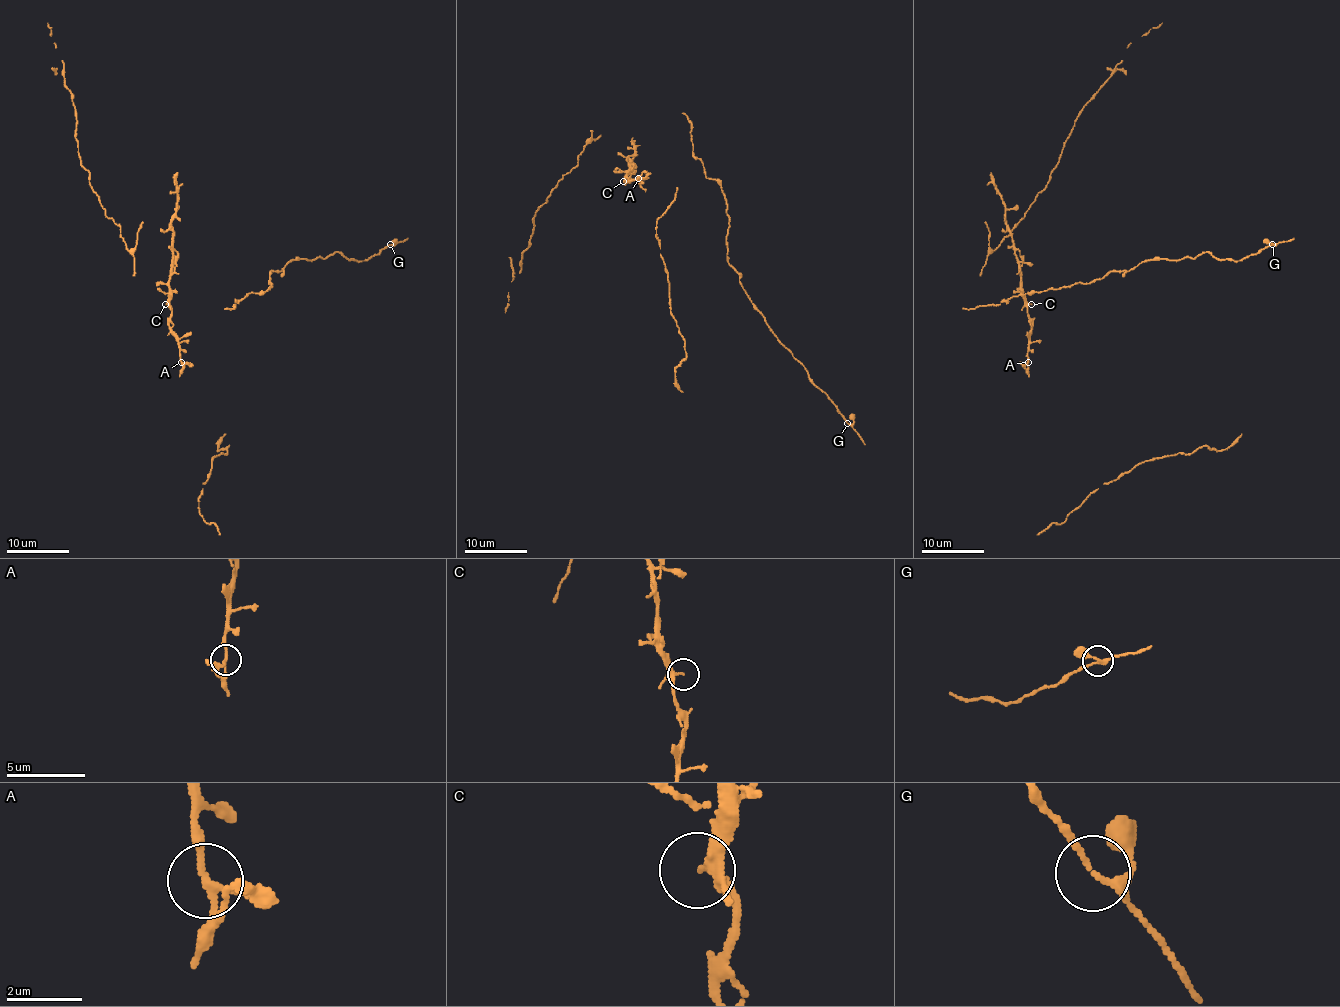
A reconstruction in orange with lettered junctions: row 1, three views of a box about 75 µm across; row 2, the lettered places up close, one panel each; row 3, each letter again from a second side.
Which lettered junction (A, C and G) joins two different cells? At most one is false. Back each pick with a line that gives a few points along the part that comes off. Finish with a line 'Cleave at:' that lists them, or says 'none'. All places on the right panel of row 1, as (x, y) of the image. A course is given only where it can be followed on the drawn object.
Cleave at: none

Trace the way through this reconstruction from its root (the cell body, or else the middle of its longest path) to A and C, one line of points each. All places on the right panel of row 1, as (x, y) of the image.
A: (1028, 316), (1031, 324), (1028, 362)
C: (1028, 316), (1028, 306), (1031, 304)

